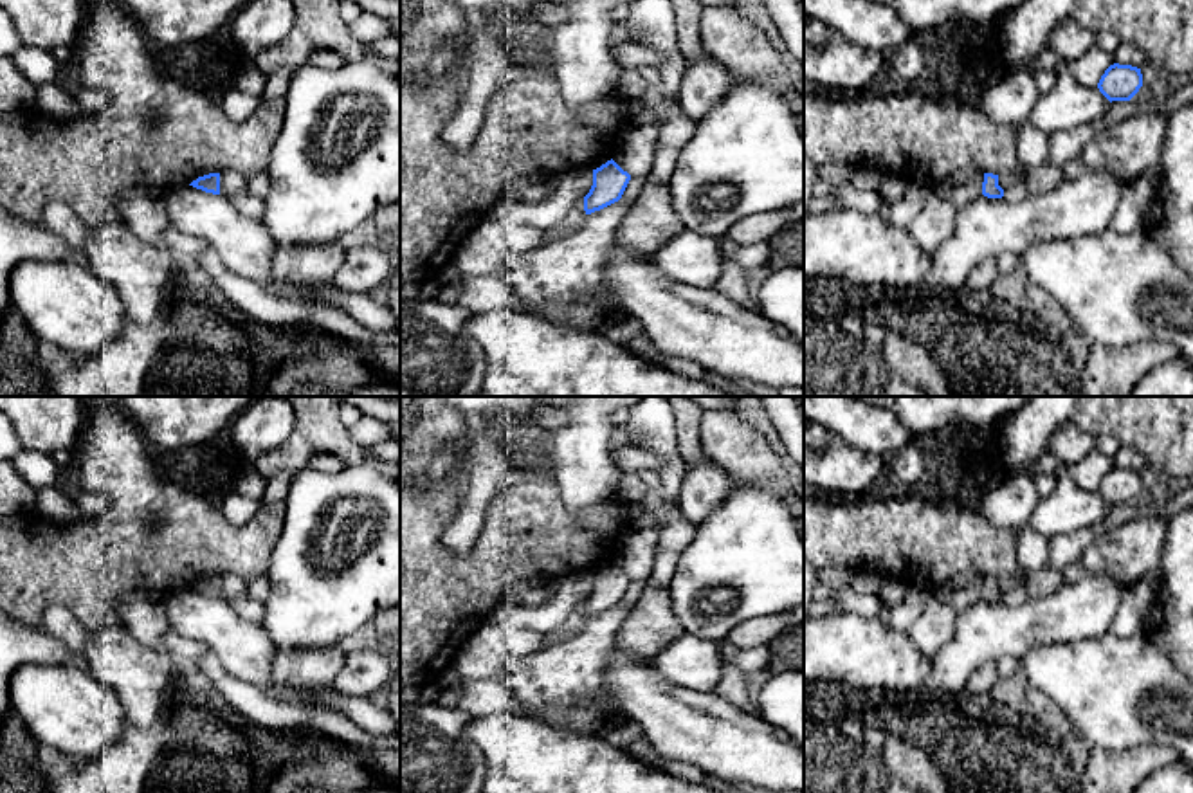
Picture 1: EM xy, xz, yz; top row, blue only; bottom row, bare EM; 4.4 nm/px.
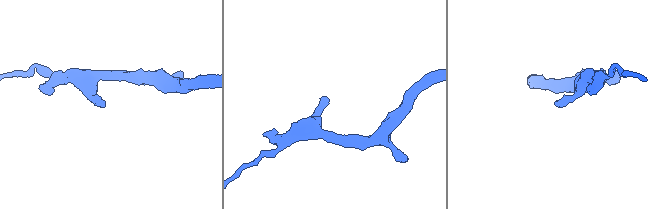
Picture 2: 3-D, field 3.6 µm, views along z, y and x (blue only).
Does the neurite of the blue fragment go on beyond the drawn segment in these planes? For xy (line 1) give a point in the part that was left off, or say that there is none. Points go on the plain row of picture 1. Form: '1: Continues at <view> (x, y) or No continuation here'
1: No continuation here

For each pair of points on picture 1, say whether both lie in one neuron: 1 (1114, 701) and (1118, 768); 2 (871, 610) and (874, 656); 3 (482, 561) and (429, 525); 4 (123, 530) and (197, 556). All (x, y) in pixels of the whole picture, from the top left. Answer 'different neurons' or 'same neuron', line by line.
1: different neurons
2: different neurons
3: same neuron
4: same neuron

